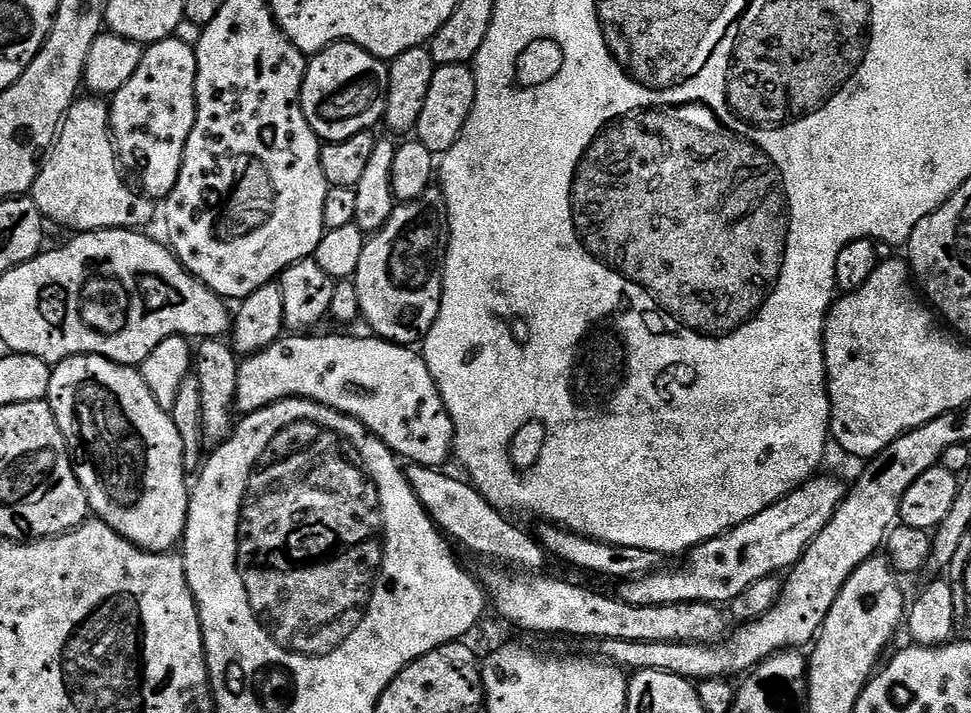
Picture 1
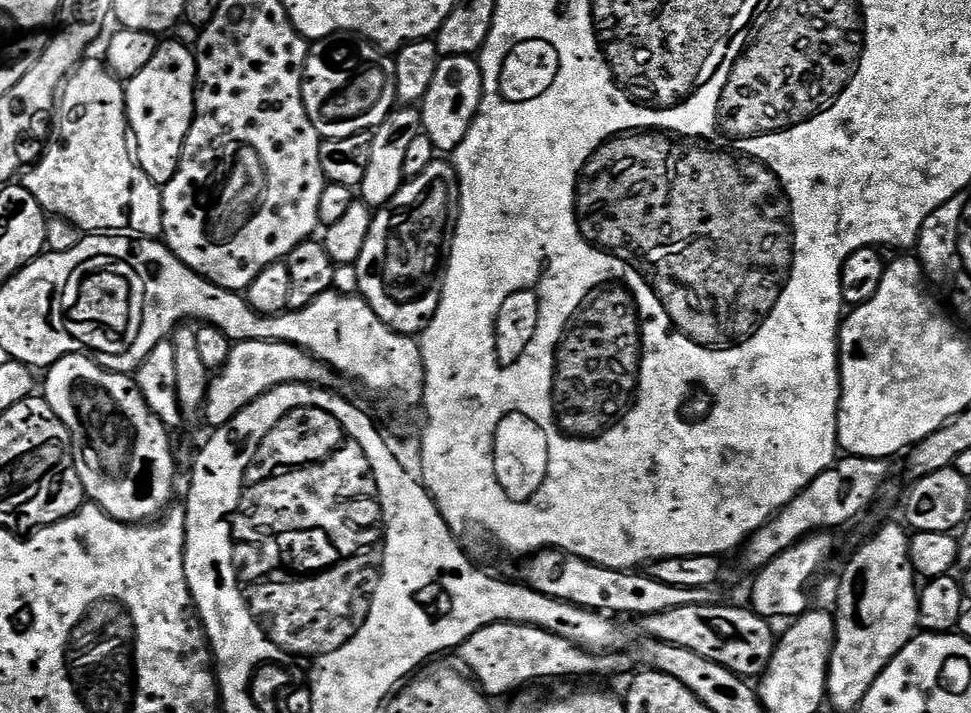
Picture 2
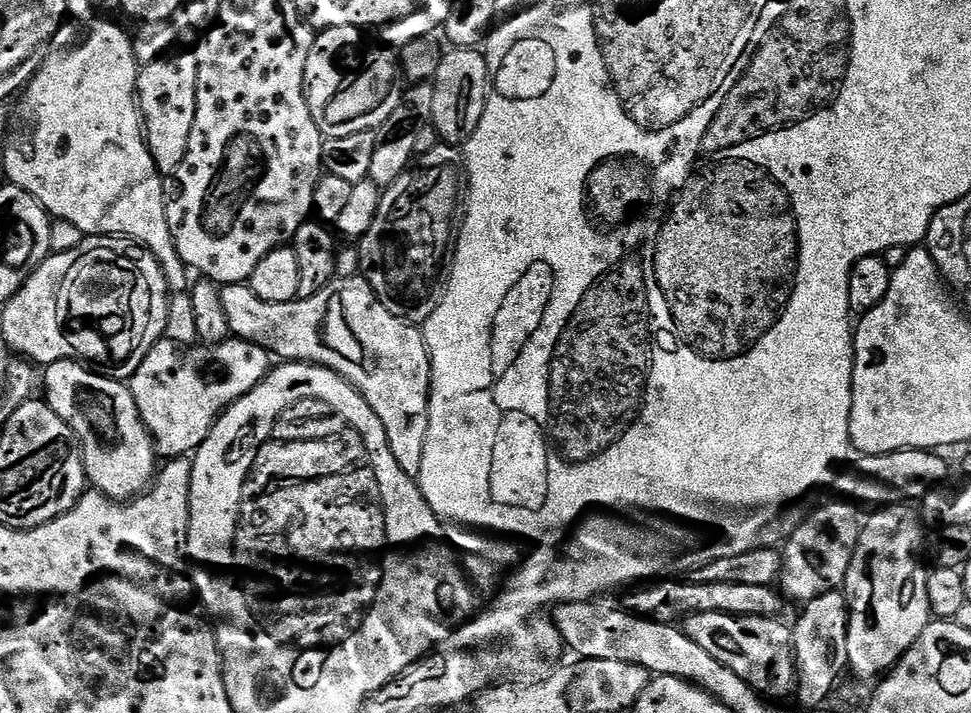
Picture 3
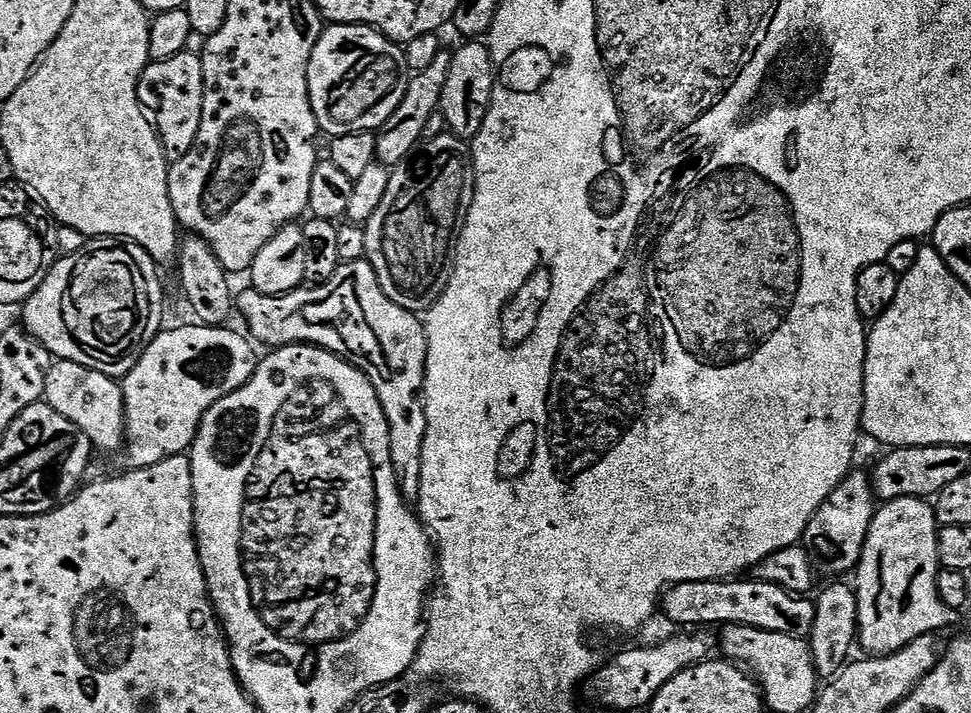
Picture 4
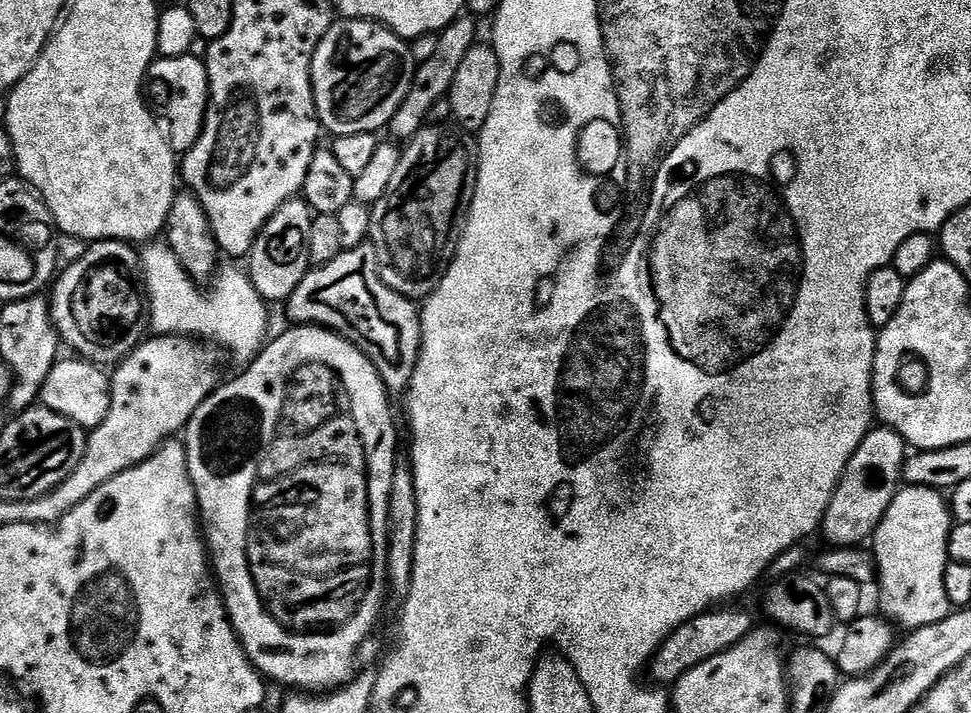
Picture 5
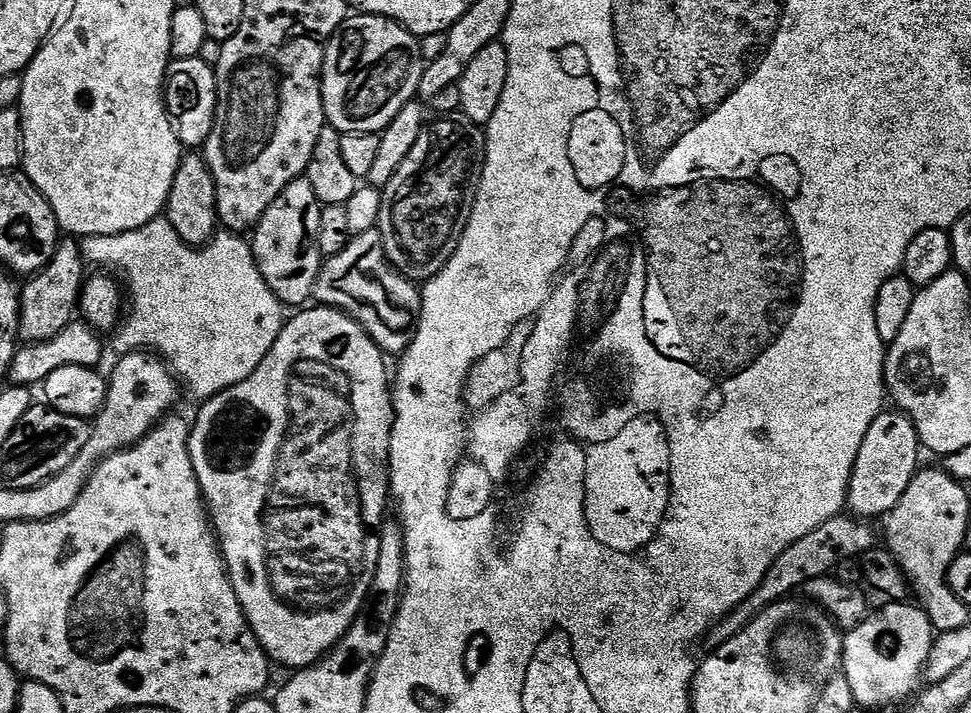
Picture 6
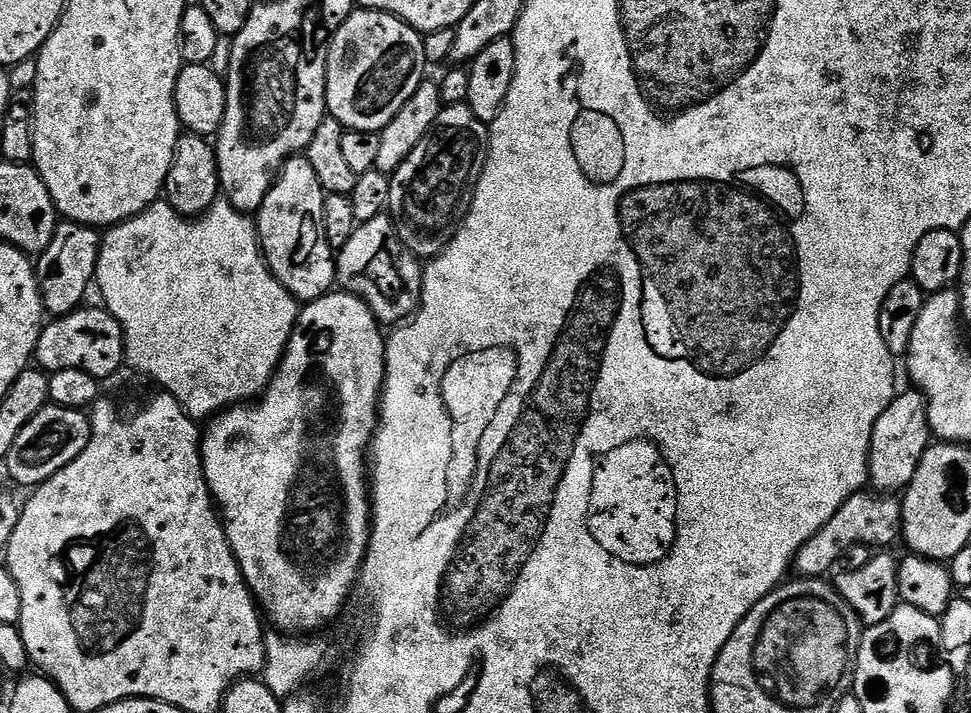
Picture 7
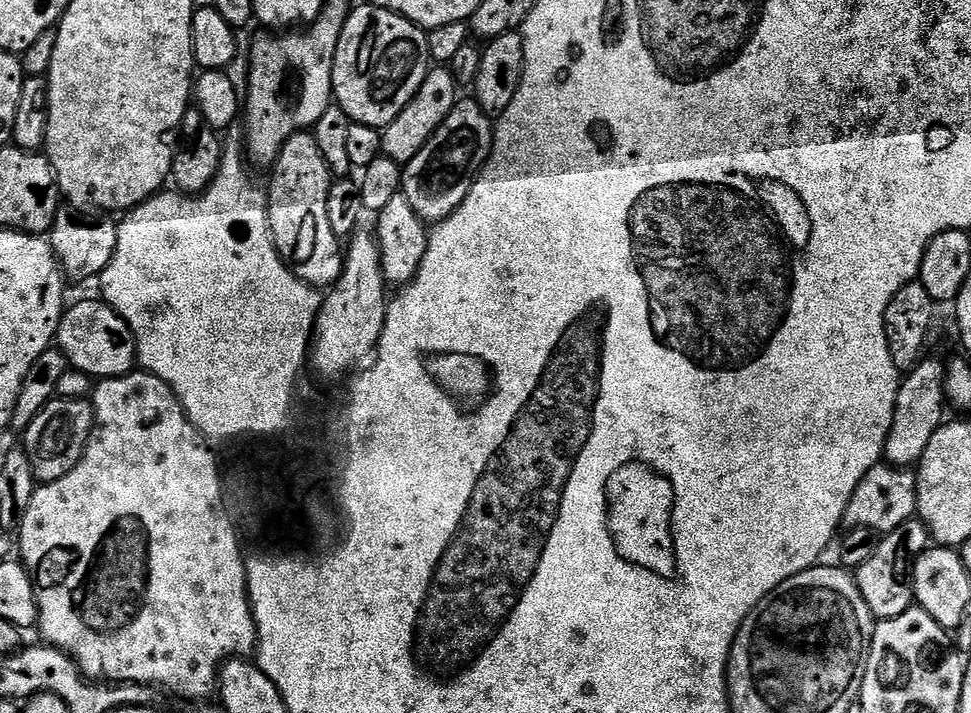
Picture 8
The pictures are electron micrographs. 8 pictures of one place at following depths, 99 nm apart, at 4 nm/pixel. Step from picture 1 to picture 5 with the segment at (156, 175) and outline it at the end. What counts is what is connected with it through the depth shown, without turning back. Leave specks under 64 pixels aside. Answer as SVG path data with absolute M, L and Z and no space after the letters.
M191 54L153 60L146 77L146 100L162 120L164 115L163 123L172 151L177 154L189 152L202 134L204 116L208 113L207 63L201 57Z

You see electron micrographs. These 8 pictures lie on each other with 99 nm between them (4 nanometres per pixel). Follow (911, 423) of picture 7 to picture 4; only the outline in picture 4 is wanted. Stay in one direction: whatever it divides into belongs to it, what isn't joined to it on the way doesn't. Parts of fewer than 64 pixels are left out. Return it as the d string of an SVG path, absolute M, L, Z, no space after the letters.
M853 470L848 477L837 486L818 506L814 518L804 531L802 547L808 551L808 556L812 559L812 567L817 573L824 572L828 578L840 578L843 572L851 573L860 562L862 546L866 542L866 534L870 530L870 522L876 517L878 504L876 493L872 491L872 481L869 473Z

